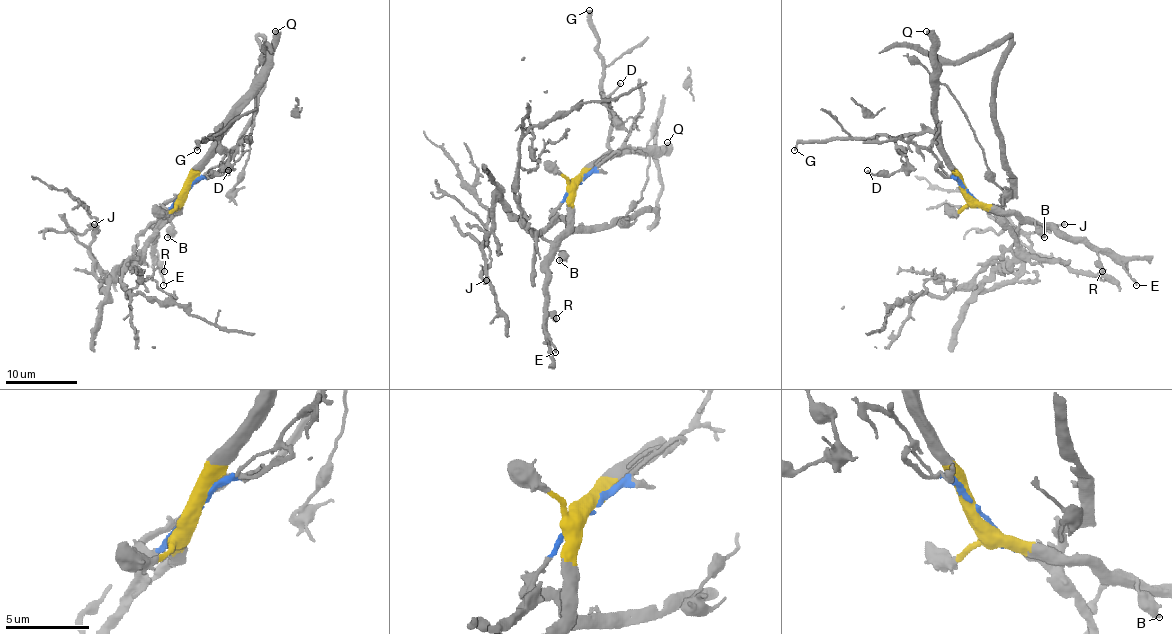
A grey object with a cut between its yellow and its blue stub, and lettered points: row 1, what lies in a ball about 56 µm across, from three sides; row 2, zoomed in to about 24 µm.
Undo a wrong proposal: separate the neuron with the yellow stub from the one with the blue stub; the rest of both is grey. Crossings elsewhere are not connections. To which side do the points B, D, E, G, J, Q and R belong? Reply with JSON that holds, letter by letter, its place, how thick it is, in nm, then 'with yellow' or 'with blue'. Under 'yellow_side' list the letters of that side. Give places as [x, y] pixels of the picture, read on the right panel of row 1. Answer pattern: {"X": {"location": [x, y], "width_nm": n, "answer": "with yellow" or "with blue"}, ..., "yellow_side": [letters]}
{"B": {"location": [1044, 237], "width_nm": 460, "answer": "with yellow"}, "D": {"location": [867, 170], "width_nm": 120, "answer": "with yellow"}, "E": {"location": [1136, 285], "width_nm": 150, "answer": "with yellow"}, "G": {"location": [794, 150], "width_nm": 200, "answer": "with yellow"}, "J": {"location": [1064, 224], "width_nm": 190, "answer": "with blue"}, "Q": {"location": [926, 31], "width_nm": 480, "answer": "with yellow"}, "R": {"location": [1102, 271], "width_nm": 460, "answer": "with yellow"}, "yellow_side": ["B", "D", "E", "G", "Q", "R"]}

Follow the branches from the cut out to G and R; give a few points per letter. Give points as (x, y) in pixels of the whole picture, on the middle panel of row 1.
G: (577, 183), (606, 155), (612, 113), (603, 90), (603, 56), (597, 50), (597, 32), (588, 11)
R: (577, 183), (572, 194), (572, 216), (567, 221), (567, 236), (559, 243), (549, 266), (547, 311), (556, 318)

